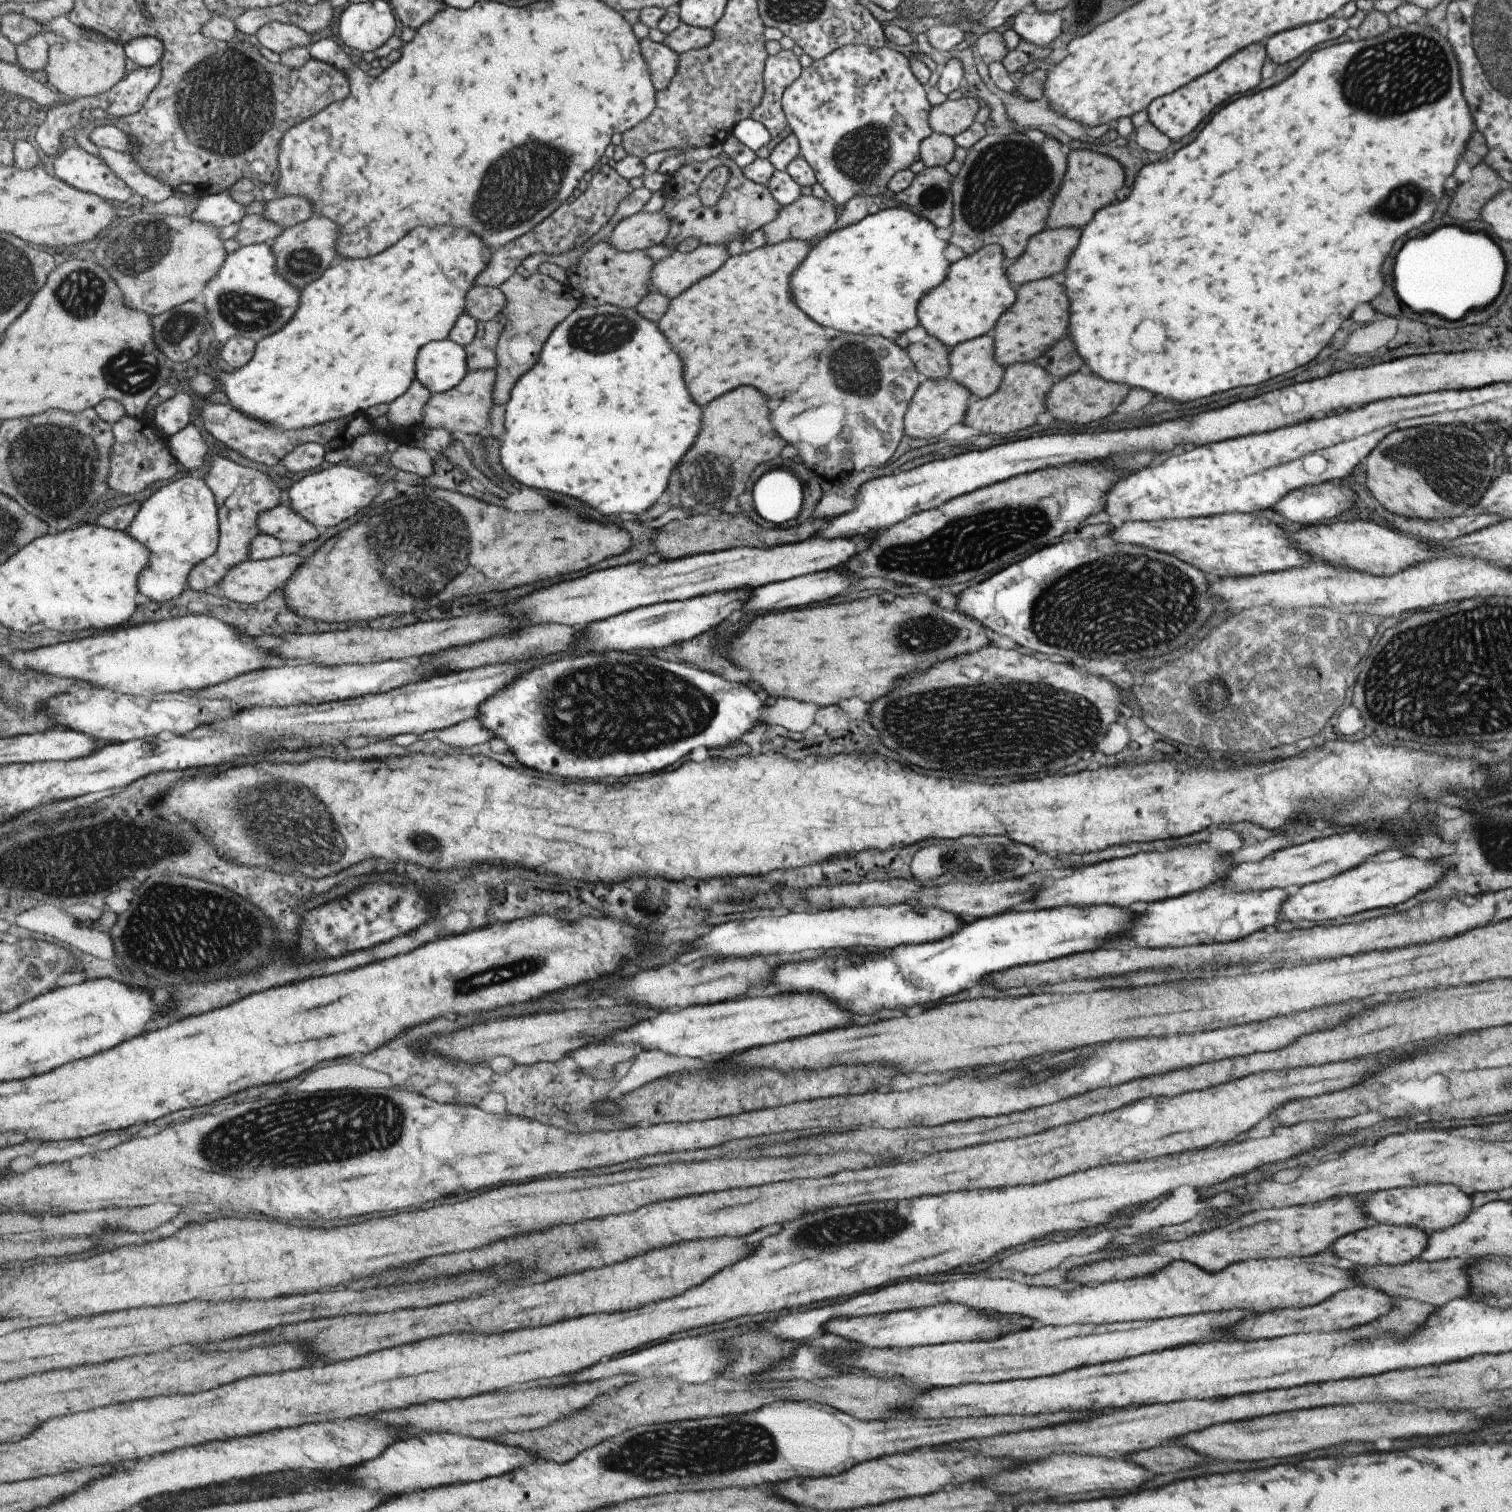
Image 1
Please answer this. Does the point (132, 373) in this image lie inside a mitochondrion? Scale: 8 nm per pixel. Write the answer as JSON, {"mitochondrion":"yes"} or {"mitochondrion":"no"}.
{"mitochondrion":"yes"}

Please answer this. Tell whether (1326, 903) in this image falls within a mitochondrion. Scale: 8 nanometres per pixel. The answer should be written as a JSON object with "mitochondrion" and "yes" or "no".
{"mitochondrion":"no"}

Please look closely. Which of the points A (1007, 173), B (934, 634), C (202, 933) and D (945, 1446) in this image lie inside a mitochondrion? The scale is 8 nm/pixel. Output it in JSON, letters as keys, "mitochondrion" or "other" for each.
{"A":"mitochondrion","B":"mitochondrion","C":"mitochondrion","D":"other"}

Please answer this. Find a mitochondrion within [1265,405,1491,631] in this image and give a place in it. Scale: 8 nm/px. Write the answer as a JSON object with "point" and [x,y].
{"point":[1445,462]}

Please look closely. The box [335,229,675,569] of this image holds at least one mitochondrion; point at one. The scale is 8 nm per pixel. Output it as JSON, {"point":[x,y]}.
{"point":[606,333]}

